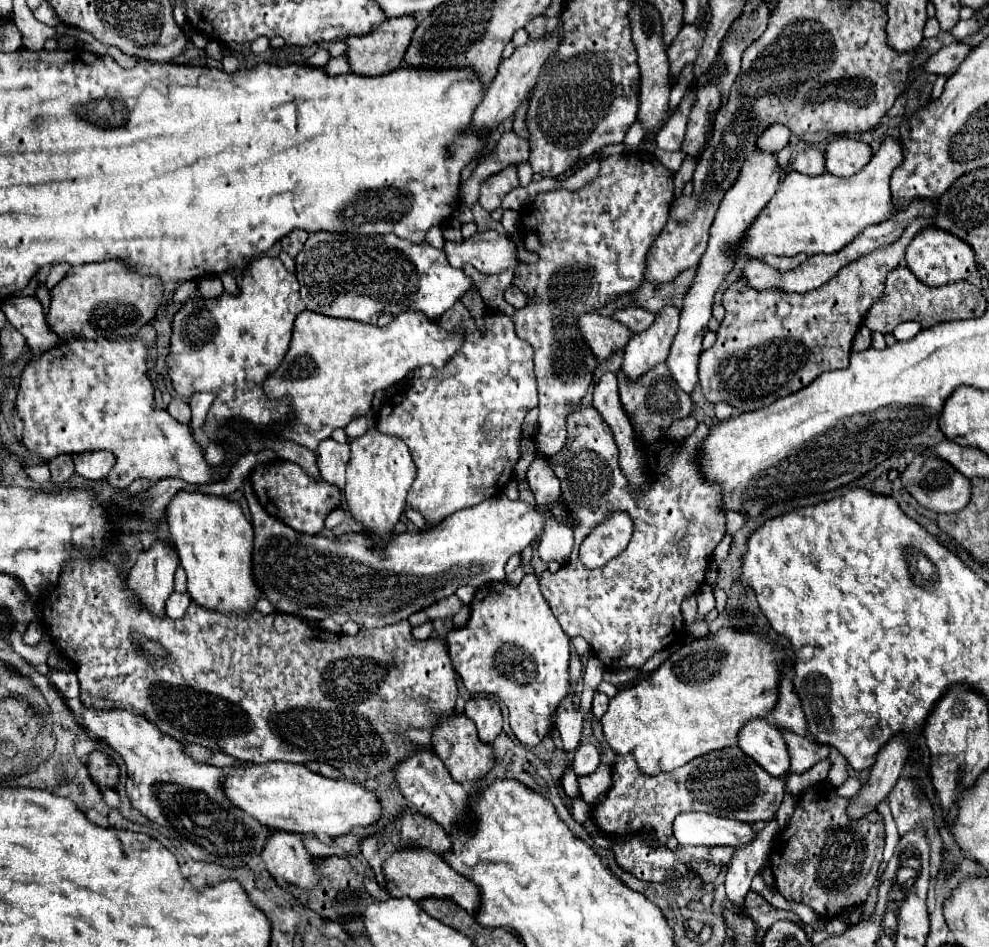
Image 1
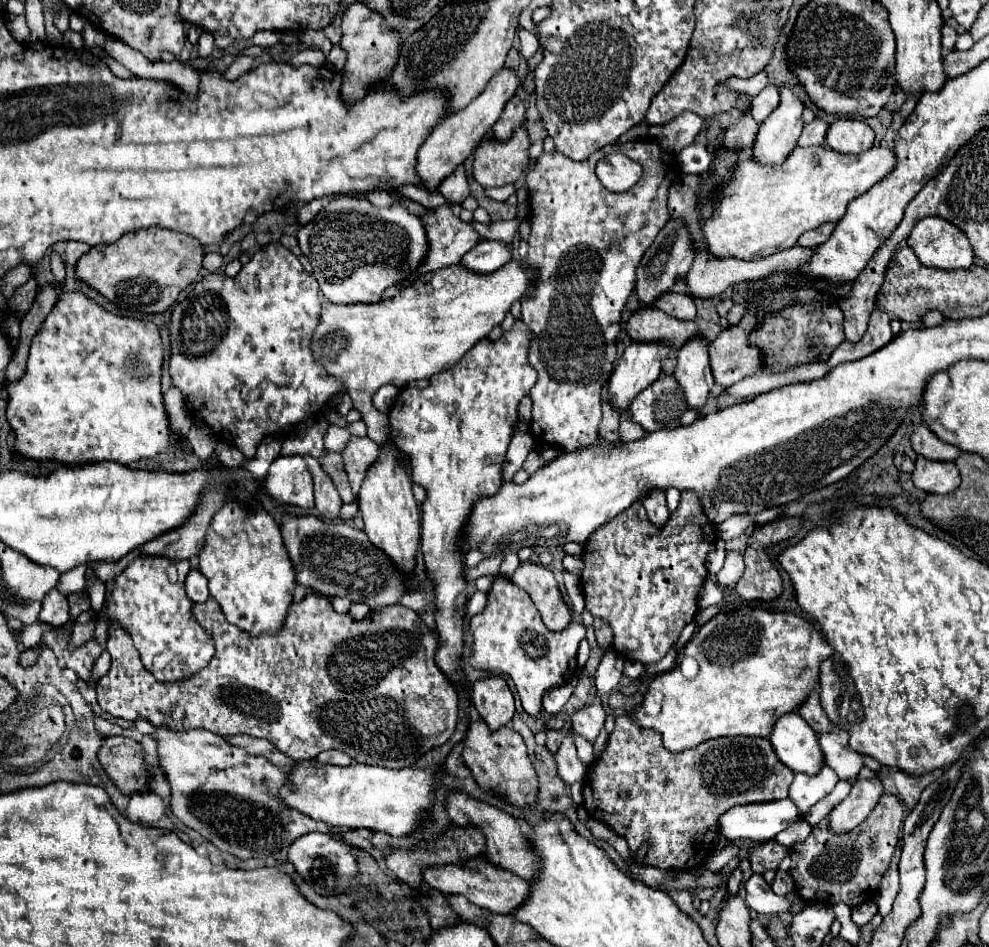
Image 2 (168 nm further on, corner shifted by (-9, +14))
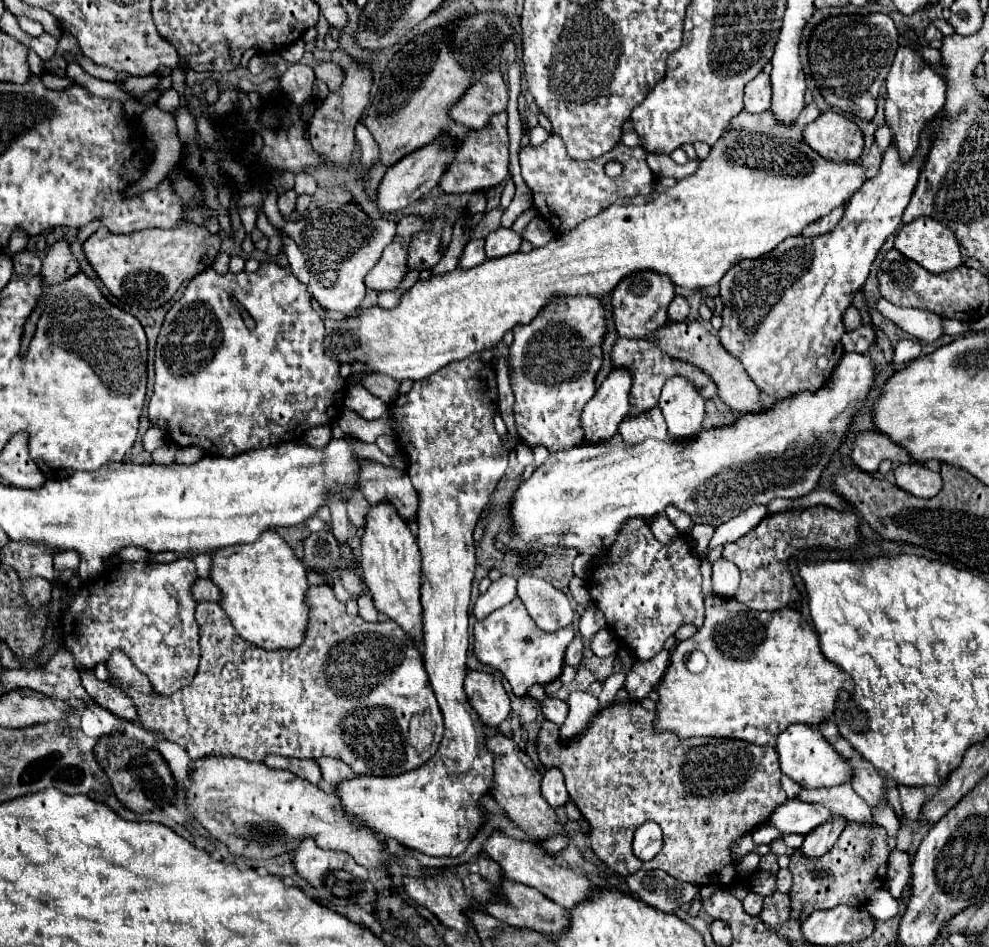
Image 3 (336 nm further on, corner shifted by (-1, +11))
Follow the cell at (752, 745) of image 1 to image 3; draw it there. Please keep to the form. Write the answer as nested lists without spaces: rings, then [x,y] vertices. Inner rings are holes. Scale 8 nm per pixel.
[[[802,724],[786,728],[786,732],[782,732],[782,736],[778,736],[776,740],[776,750],[780,754],[782,772],[802,788],[840,786],[852,780],[850,764],[834,750],[834,746],[830,746],[830,742],[816,728],[802,728]]]

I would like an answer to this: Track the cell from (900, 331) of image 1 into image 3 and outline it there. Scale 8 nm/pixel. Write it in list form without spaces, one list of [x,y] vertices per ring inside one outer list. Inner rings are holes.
[[[944,320],[944,332],[946,334],[968,334],[970,326],[960,320]]]

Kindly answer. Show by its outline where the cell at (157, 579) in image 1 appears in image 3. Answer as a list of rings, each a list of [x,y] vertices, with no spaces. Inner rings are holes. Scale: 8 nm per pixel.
[[[190,558],[170,564],[140,560],[104,570],[98,580],[82,584],[78,592],[64,588],[58,614],[60,644],[72,652],[76,670],[94,670],[114,650],[122,650],[150,680],[154,692],[172,696],[192,682],[200,662],[200,636],[194,618],[198,602],[192,596],[192,584],[198,578]]]

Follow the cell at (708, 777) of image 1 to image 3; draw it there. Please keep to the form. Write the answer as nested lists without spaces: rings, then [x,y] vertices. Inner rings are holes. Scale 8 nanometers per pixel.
[[[626,700],[626,702],[612,702],[608,708],[604,710],[598,710],[588,726],[580,732],[580,736],[572,742],[562,742],[562,736],[560,736],[560,724],[554,724],[550,720],[544,720],[542,726],[540,726],[540,732],[538,732],[538,756],[540,756],[540,762],[542,766],[548,770],[548,768],[558,768],[562,770],[564,778],[566,778],[566,786],[568,786],[568,794],[570,794],[570,800],[578,806],[578,810],[582,812],[582,816],[586,818],[586,822],[590,824],[592,832],[590,832],[590,840],[592,840],[592,850],[594,854],[616,874],[634,874],[638,870],[664,870],[666,874],[670,874],[672,878],[676,880],[682,880],[682,882],[690,882],[690,884],[696,884],[696,886],[720,886],[720,888],[730,888],[738,882],[744,882],[746,880],[746,886],[750,892],[756,892],[760,896],[772,896],[776,892],[776,876],[770,874],[770,872],[764,872],[764,870],[754,870],[748,878],[740,876],[738,870],[736,870],[736,860],[732,856],[732,846],[738,838],[750,834],[754,828],[758,828],[760,824],[764,824],[770,814],[774,812],[774,808],[782,806],[788,798],[786,798],[786,792],[782,790],[780,786],[780,762],[778,762],[778,752],[774,750],[774,746],[770,744],[764,744],[764,746],[758,746],[758,744],[746,744],[742,740],[730,740],[730,738],[678,738],[676,732],[654,732],[654,716],[656,712],[650,712],[646,708],[642,708],[642,704],[638,700]],[[644,822],[658,822],[662,832],[664,832],[664,848],[648,862],[642,862],[640,858],[632,856],[632,836],[634,836],[634,830],[638,826],[642,826]]]

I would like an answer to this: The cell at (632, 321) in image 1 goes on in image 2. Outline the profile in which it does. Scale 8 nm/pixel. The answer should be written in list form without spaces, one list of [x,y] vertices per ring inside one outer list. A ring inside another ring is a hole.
[[[664,293],[654,303],[654,307],[662,309],[666,315],[676,317],[676,319],[694,319],[696,317],[694,301],[684,293]]]

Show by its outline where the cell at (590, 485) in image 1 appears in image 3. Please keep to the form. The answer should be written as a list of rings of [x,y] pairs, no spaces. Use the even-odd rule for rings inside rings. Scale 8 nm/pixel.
[[[628,520],[618,534],[616,544],[608,550],[608,564],[592,568],[592,588],[590,588],[594,604],[604,612],[608,626],[624,642],[628,650],[636,654],[638,660],[650,660],[656,656],[664,642],[676,634],[682,624],[694,624],[702,628],[704,624],[704,596],[702,596],[702,574],[700,560],[692,554],[692,546],[688,540],[678,538],[670,546],[662,546],[646,520]]]

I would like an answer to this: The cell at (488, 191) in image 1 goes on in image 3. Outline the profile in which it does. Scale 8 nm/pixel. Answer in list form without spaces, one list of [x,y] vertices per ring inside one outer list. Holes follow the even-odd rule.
[[[506,112],[494,114],[490,116],[488,124],[482,130],[468,130],[466,136],[462,140],[456,140],[452,134],[448,132],[440,132],[438,140],[442,144],[442,148],[452,146],[456,148],[456,158],[450,162],[450,166],[446,168],[446,172],[442,174],[438,186],[448,192],[448,194],[470,194],[470,192],[480,192],[480,190],[488,190],[492,186],[502,184],[508,178],[508,116]]]

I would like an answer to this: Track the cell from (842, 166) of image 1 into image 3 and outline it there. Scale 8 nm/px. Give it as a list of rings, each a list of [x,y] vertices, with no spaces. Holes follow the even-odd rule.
[[[822,112],[810,122],[802,138],[820,156],[832,162],[856,162],[864,150],[862,130],[840,112]]]

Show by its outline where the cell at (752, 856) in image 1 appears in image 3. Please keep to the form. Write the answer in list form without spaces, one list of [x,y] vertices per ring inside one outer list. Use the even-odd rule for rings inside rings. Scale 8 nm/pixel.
[[[748,892],[748,896],[742,900],[742,904],[744,904],[744,910],[750,916],[758,916],[760,910],[762,910],[762,896],[758,896],[754,892]]]

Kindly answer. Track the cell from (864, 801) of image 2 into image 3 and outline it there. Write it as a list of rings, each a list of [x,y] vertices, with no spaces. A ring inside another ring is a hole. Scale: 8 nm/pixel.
[[[834,816],[834,820],[830,820],[830,824],[822,824],[822,828],[816,828],[814,832],[806,834],[806,840],[798,848],[798,852],[806,858],[824,856],[834,846],[834,842],[838,840],[838,836],[846,828],[846,824],[848,824],[846,818]]]

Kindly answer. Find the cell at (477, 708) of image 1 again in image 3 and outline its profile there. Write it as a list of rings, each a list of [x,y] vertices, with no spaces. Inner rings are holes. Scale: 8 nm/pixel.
[[[470,670],[464,680],[466,696],[486,726],[498,726],[510,714],[510,698],[502,680],[482,670]]]

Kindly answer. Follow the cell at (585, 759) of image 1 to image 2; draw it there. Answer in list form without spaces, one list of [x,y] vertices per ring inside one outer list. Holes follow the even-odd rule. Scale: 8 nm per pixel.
[[[600,695],[596,699],[592,699],[590,705],[578,709],[574,715],[572,715],[572,727],[578,735],[582,735],[586,741],[594,743],[598,733],[602,731],[604,727],[604,719],[606,719],[606,711],[602,707],[602,701],[600,701]]]

